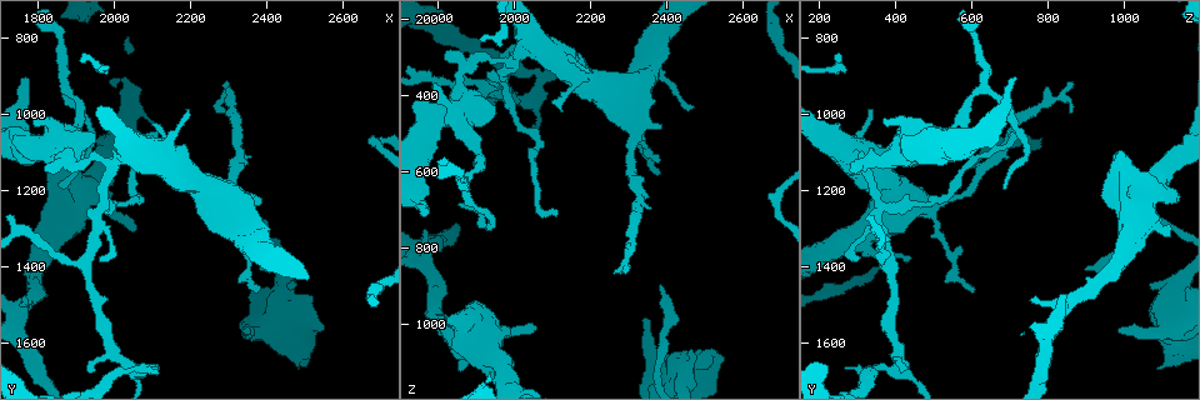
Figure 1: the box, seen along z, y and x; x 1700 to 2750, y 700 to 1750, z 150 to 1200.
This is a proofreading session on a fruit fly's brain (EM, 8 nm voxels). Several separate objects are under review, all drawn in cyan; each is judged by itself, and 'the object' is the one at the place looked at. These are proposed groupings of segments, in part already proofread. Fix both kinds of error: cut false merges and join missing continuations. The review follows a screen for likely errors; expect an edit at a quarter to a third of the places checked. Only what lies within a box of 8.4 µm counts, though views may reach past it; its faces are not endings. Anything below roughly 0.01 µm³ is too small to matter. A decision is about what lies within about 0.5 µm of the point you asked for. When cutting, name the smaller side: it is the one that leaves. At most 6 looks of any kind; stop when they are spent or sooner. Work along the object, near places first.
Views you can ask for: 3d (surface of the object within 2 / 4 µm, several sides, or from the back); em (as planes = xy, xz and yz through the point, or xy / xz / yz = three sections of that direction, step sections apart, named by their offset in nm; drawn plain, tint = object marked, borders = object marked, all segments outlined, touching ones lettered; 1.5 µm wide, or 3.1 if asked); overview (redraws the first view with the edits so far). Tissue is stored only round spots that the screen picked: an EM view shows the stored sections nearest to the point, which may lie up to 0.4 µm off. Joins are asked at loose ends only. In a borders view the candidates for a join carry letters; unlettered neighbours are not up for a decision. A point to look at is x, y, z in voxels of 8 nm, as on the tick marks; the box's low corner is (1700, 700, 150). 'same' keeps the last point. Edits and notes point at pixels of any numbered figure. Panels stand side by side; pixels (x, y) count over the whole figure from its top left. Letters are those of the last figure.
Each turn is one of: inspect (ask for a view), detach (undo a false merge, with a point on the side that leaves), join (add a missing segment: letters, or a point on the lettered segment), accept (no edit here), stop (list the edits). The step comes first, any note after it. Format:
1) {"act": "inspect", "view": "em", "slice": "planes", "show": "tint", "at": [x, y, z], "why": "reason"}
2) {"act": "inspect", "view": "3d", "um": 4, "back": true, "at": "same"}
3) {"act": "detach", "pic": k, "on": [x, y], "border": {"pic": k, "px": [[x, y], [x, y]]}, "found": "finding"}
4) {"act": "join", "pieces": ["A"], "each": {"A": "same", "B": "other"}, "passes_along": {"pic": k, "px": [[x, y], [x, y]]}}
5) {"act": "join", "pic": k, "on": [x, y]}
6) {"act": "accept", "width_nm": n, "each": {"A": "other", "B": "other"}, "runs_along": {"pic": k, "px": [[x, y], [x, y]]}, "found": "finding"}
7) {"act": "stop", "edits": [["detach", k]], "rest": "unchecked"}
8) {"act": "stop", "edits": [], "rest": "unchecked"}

{"act": "inspect", "view": "em", "slice": "xz", "step": 4, "show": "tint", "at": [2310, 1220, 555], "why": "thick turns thin"}

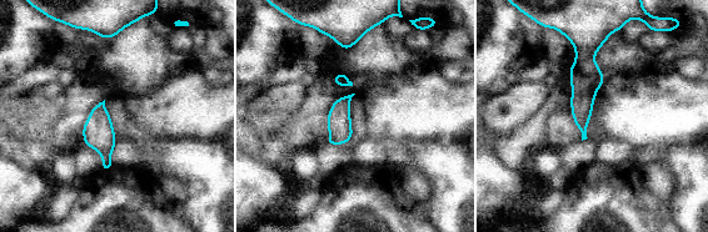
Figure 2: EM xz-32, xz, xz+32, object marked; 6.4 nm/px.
{"act": "inspect", "view": "em", "slice": "planes", "show": "borders", "at": "same"}

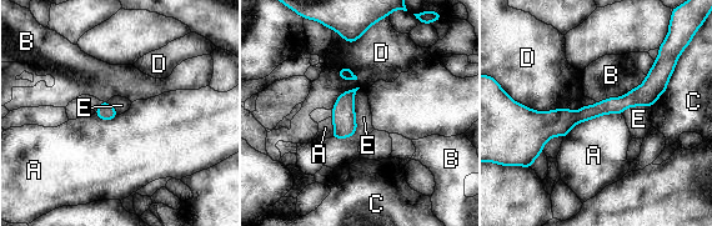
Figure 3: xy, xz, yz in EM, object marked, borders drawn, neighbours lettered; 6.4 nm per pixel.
{"act": "accept", "each": {"A": "other", "B": "other", "C": "other", "D": "other", "E": "other"}, "runs_along": {"pic": 3, "px": [[666, 76], [576, 117], [525, 116]]}, "found": "one neuron here"}

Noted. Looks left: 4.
{"act": "inspect", "view": "em", "slice": "planes", "show": "tint", "at": [2485, 1670, 1100], "why": "an open end"}

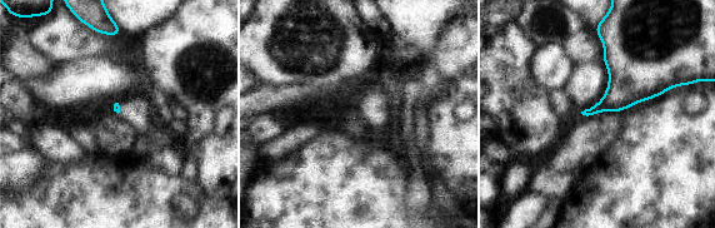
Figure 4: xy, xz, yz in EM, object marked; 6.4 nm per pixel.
{"act": "inspect", "view": "em", "slice": "planes", "show": "borders", "at": "same", "why": "see the neighbours"}

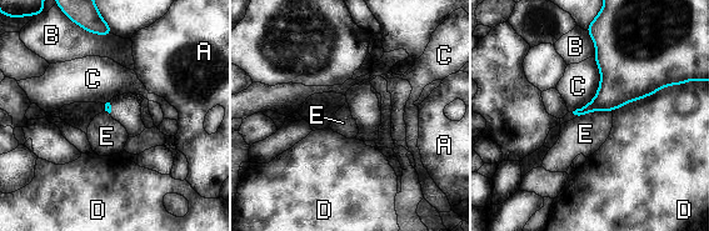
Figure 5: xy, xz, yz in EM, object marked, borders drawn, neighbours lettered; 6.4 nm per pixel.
{"act": "accept", "each": {"A": "other", "B": "other", "C": "other", "D": "other", "E": "other"}, "border": {"pic": 5, "px": [[610, 110], [594, 110], [578, 116]]}, "found": "no lettered segment goes on from it"}

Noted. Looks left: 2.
{"act": "inspect", "view": "em", "slice": "planes", "show": "tint", "at": [2065, 1665, 370], "why": "sharp bend"}

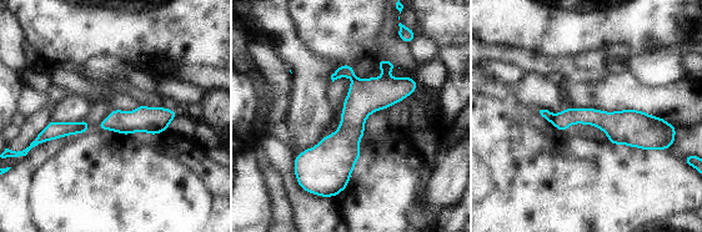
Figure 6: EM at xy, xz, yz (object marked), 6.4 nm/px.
{"act": "inspect", "view": "em", "slice": "planes", "show": "borders", "at": "same"}

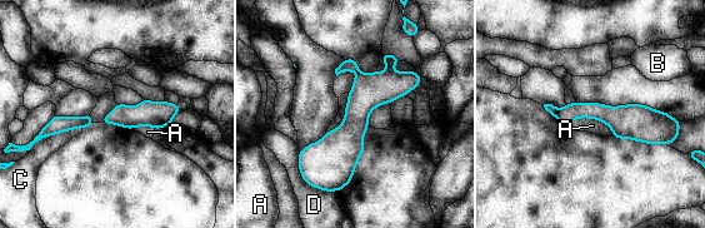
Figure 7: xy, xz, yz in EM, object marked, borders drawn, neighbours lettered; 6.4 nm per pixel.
{"act": "detach", "pic": 7, "on": [551, 109], "longest_contact_nm": ["A", 300], "each": {"A": "other", "B": "other", "C": "other", "D": "other"}, "border": {"pic": 7, "px": [[559, 109], [554, 115]]}, "found": "a second neuron is stuck on"}

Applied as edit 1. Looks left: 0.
{"act": "stop", "edits": [["detach", 7]], "rest": "unchecked"}

